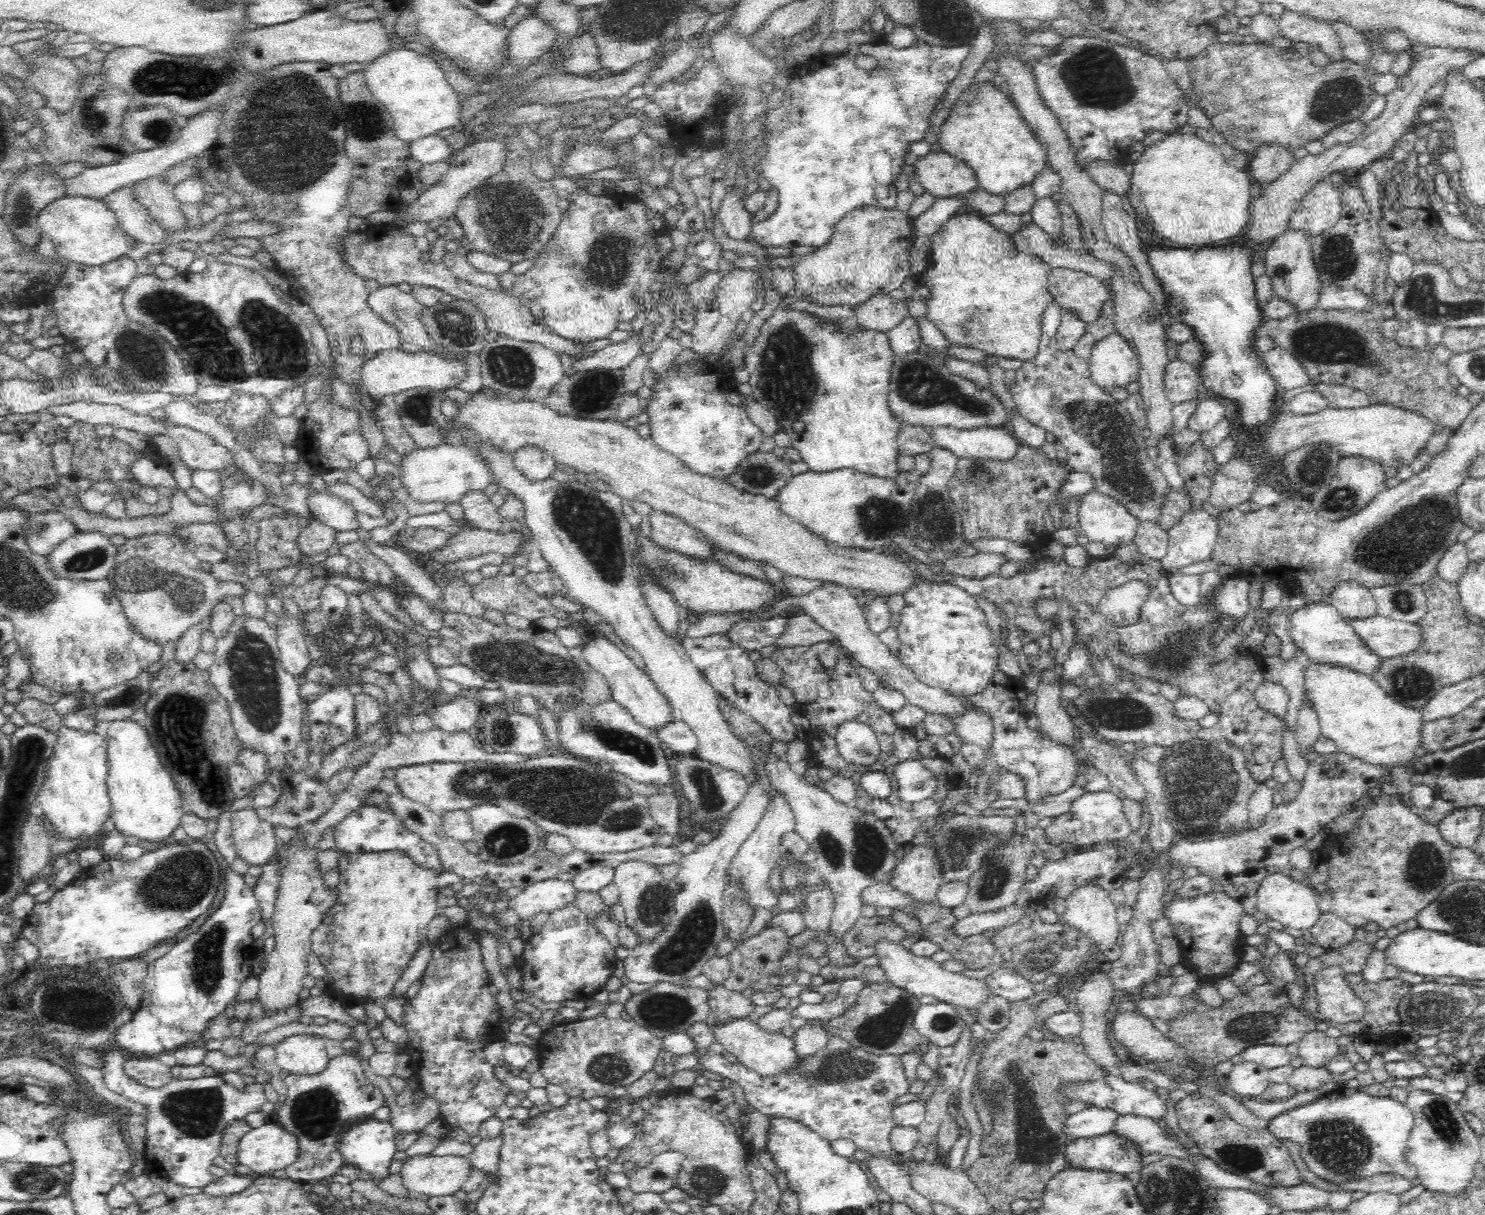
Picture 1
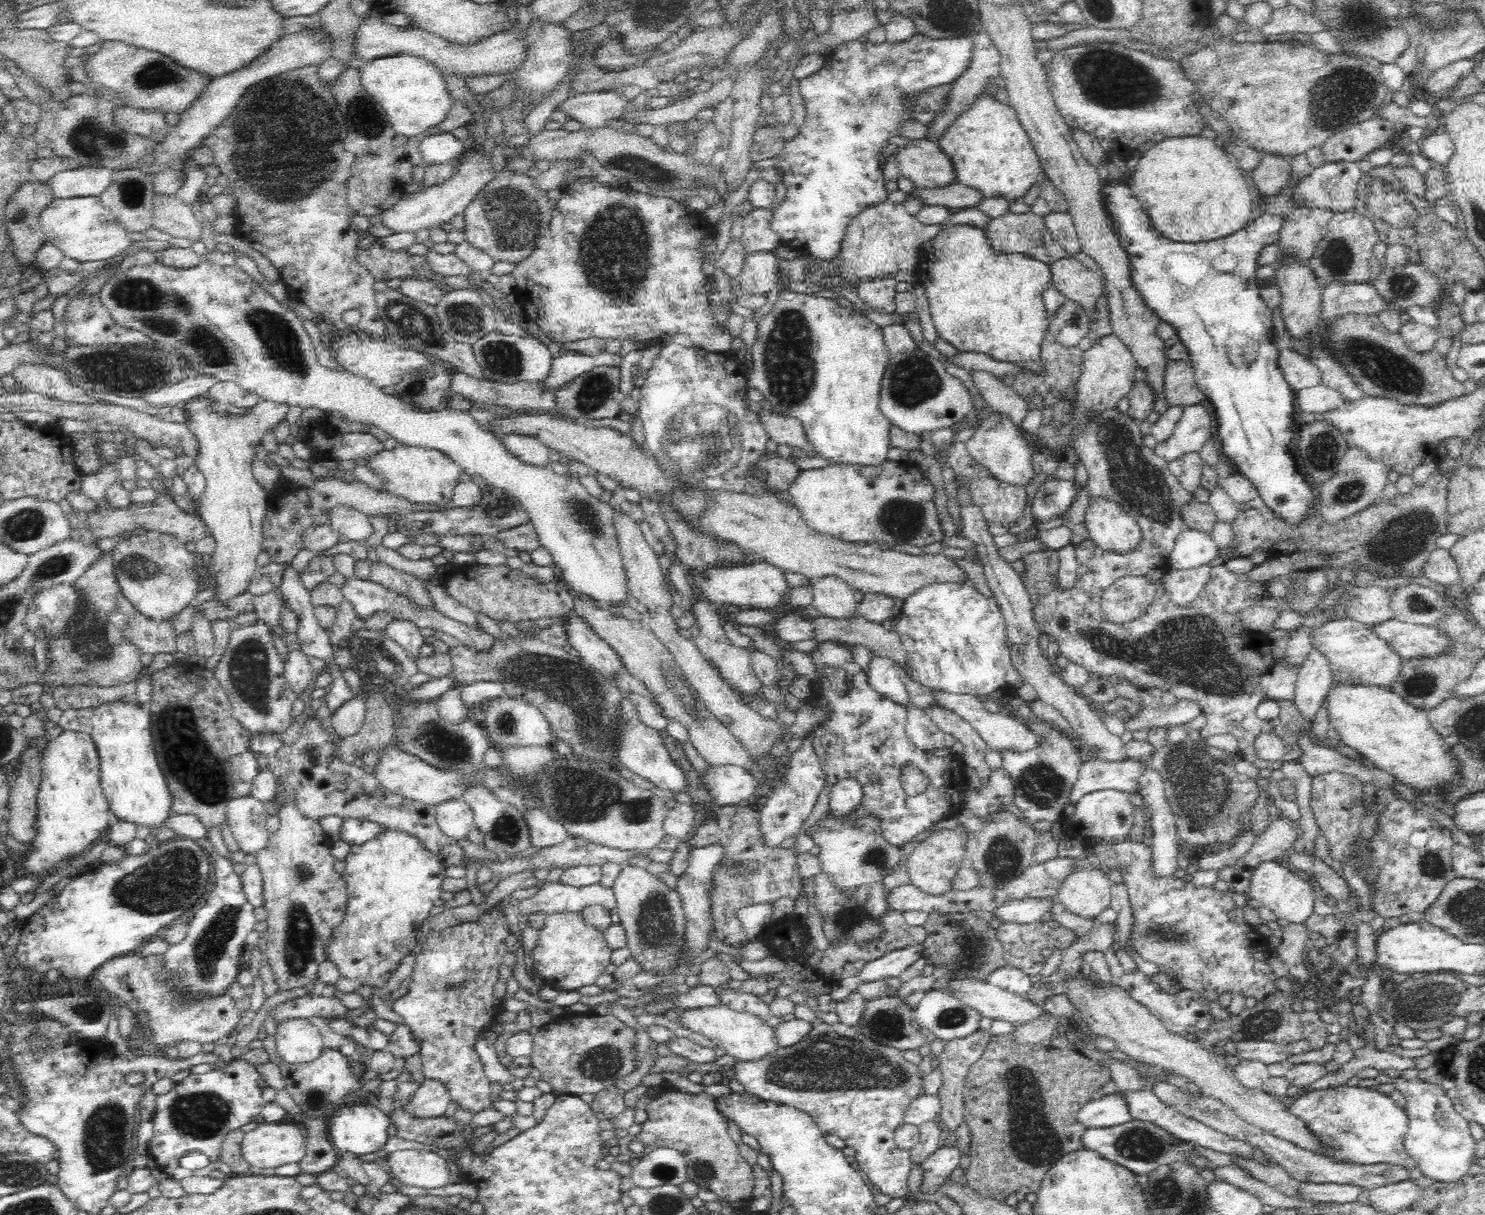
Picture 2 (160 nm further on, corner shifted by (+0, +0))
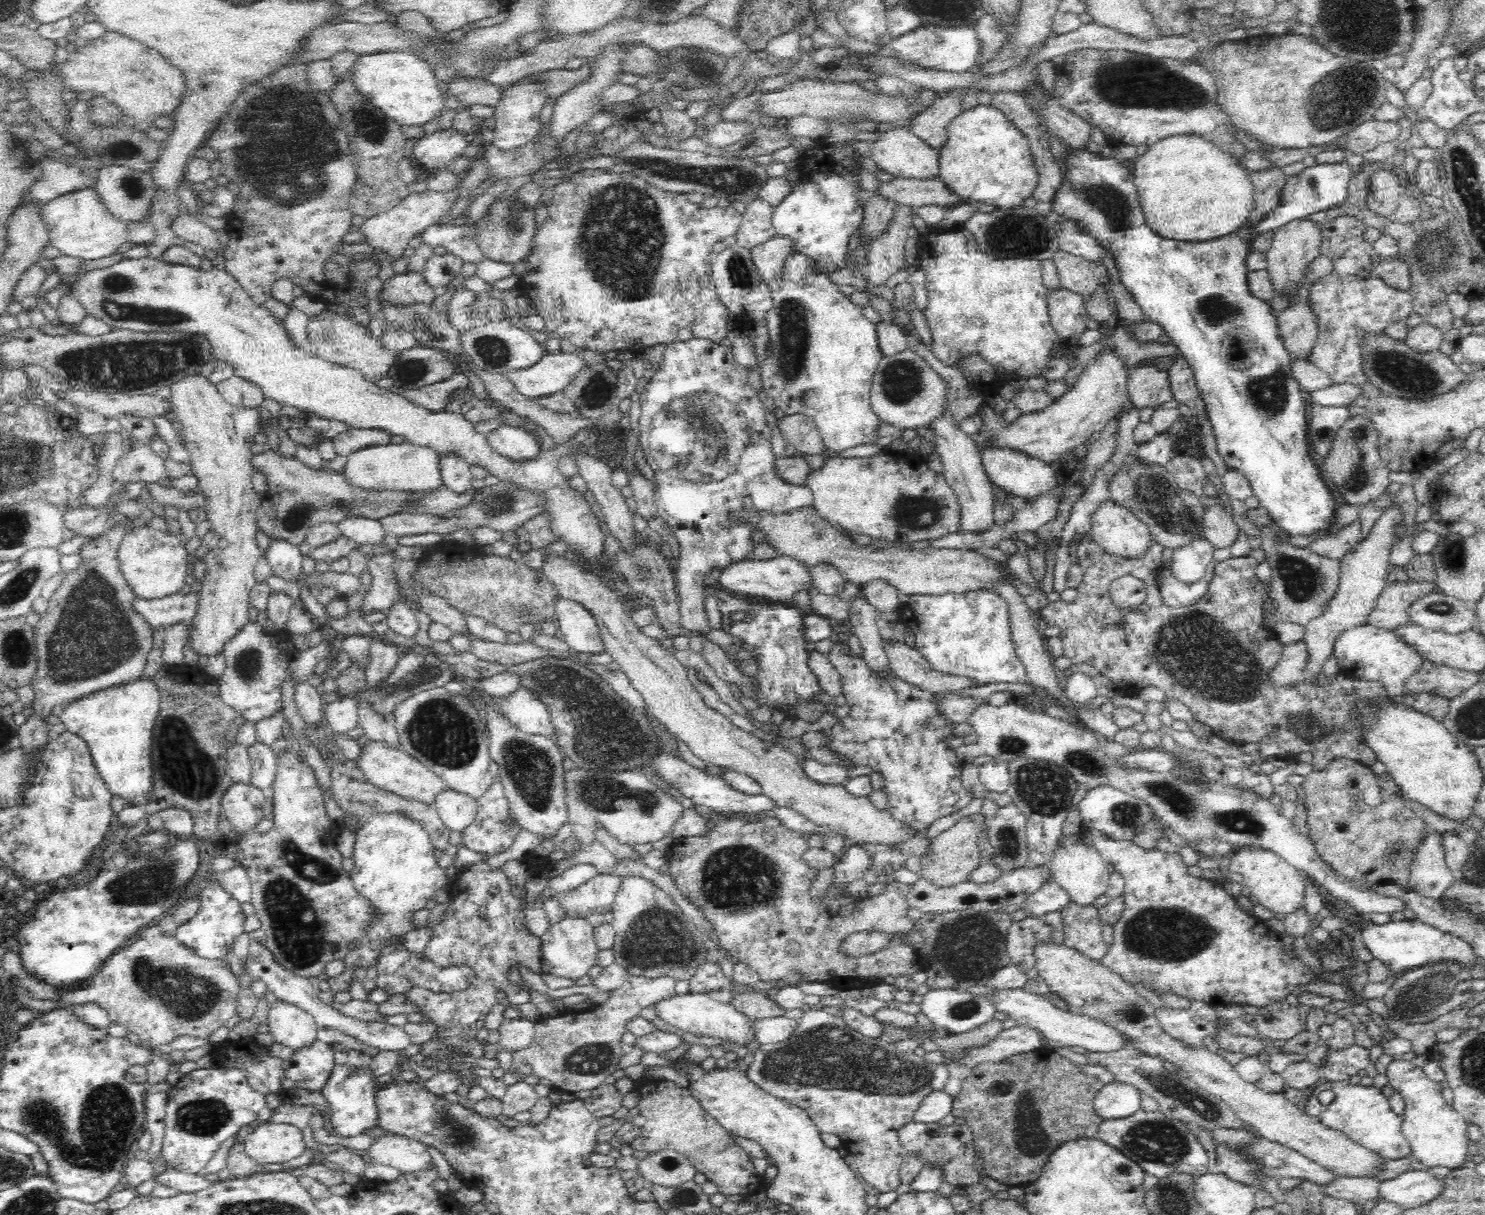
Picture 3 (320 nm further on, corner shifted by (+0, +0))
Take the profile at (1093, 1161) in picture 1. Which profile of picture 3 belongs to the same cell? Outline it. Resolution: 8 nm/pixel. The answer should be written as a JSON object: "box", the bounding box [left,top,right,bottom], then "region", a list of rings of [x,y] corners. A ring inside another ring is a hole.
{"box":[1095,1109,1210,1178],"region":[[[1141,1109],[1129,1118],[1102,1121],[1095,1138],[1133,1160],[1145,1174],[1152,1174],[1158,1178],[1165,1177],[1172,1171],[1184,1171],[1197,1177],[1210,1172],[1210,1158],[1196,1134],[1190,1132],[1187,1124],[1166,1117],[1159,1110],[1145,1112]]]}

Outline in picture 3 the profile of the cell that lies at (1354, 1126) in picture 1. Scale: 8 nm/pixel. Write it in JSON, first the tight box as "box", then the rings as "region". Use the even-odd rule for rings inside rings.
{"box":[1301,1080,1411,1160],"region":[[[1323,1080],[1307,1092],[1302,1101],[1301,1110],[1304,1114],[1315,1117],[1320,1125],[1344,1134],[1348,1140],[1369,1150],[1384,1160],[1398,1160],[1411,1156],[1411,1146],[1402,1133],[1403,1114],[1392,1112],[1388,1097],[1376,1087],[1354,1085],[1348,1081],[1328,1082]],[[1332,1090],[1335,1097],[1328,1106],[1320,1103],[1320,1092]]]}

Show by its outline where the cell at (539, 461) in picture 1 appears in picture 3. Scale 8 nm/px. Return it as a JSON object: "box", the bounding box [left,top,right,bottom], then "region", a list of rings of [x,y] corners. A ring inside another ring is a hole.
{"box":[486,424,542,461],"region":[[[502,424],[486,438],[498,453],[517,461],[532,460],[542,450],[535,434],[520,427]]]}

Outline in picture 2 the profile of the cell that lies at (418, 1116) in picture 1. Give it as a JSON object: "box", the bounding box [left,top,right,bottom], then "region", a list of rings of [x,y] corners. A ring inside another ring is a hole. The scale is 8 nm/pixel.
{"box":[403,1079,449,1120],"region":[[[425,1079],[403,1108],[414,1119],[427,1120],[444,1116],[449,1104],[448,1089],[441,1082]]]}

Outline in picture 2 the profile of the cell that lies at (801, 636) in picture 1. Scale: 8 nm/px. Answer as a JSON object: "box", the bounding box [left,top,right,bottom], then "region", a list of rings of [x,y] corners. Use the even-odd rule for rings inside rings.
{"box":[810,616,905,668],"region":[[[824,616],[811,617],[810,621],[814,627],[812,640],[818,645],[830,641],[849,647],[860,644],[872,650],[877,656],[893,660],[902,668],[905,666],[904,645],[892,629],[886,630],[882,625],[872,624],[862,616],[848,622]]]}

